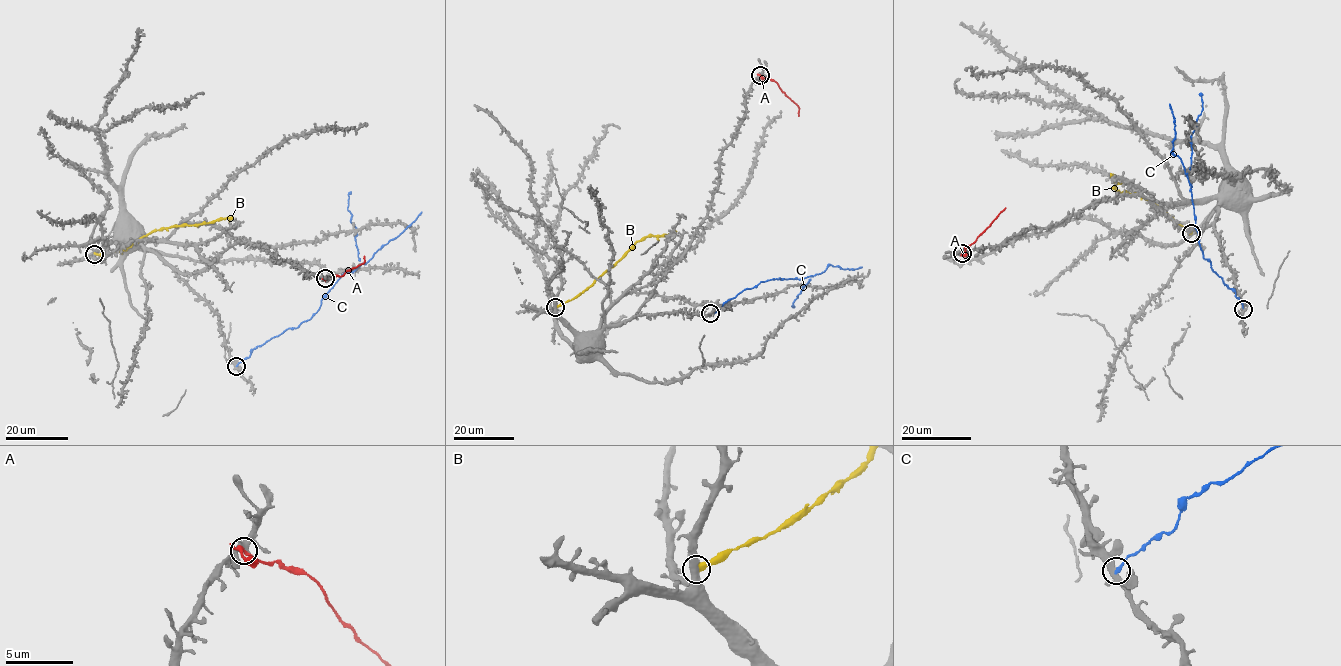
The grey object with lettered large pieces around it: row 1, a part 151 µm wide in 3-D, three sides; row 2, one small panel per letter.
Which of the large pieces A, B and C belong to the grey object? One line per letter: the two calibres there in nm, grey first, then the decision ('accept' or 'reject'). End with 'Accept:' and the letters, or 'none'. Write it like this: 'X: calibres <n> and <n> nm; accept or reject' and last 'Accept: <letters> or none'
A: calibres 380 and 280 nm; reject
B: calibres 480 and 600 nm; reject
C: calibres 320 and 200 nm; reject
Accept: none

